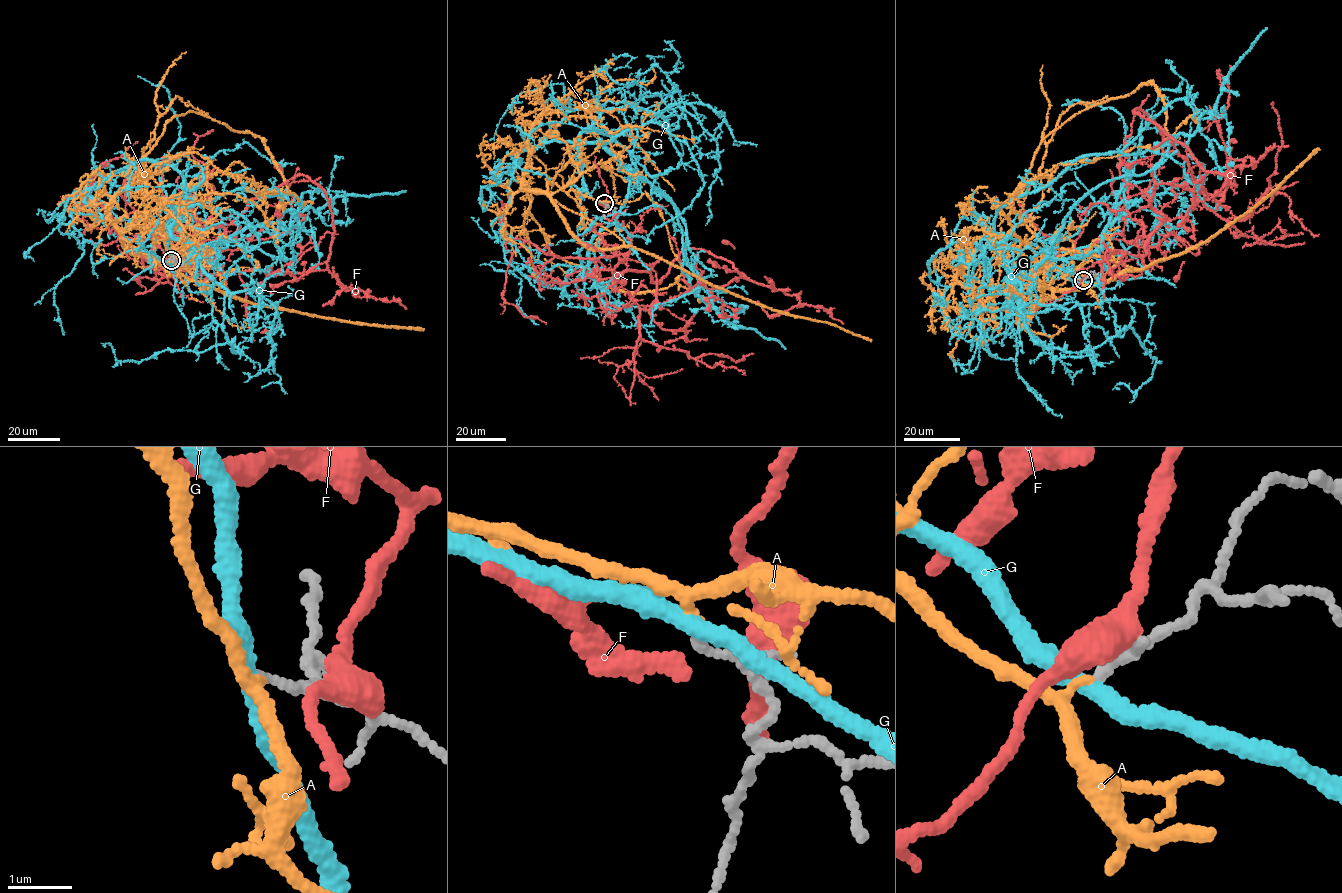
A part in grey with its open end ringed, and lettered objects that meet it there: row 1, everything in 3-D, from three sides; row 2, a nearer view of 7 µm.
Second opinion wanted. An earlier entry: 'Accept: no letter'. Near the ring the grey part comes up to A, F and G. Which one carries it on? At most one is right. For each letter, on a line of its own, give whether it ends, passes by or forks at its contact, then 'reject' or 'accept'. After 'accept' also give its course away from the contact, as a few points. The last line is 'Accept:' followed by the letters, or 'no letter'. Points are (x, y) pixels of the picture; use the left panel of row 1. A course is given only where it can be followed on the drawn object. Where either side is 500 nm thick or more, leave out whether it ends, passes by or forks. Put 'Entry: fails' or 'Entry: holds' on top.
Entry: fails
A: it passes by | accept | via (171, 260), (138, 177), (174, 116), (191, 110), (260, 137), (287, 187), (283, 212), (272, 186)
F: it passes by | reject
G: it passes by | reject
Accept: A

